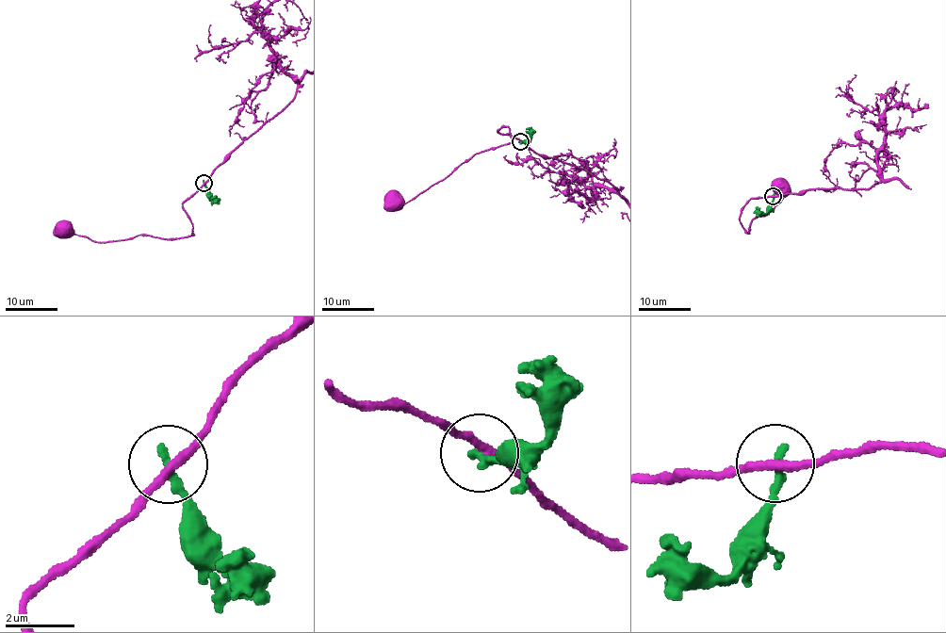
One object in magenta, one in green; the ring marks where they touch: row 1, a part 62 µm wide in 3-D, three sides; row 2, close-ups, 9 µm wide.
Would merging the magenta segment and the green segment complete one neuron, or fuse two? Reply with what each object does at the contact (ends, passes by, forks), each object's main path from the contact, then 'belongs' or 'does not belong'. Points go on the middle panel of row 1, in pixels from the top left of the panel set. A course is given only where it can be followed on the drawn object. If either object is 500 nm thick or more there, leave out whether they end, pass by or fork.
magenta passes by | green ends | magenta via (519, 141), (497, 130), (507, 126), (512, 140), (474, 153), (448, 176), (405, 202), (397, 199) | green via (519, 141), (523, 143), (530, 139), (530, 126) | does not belong

